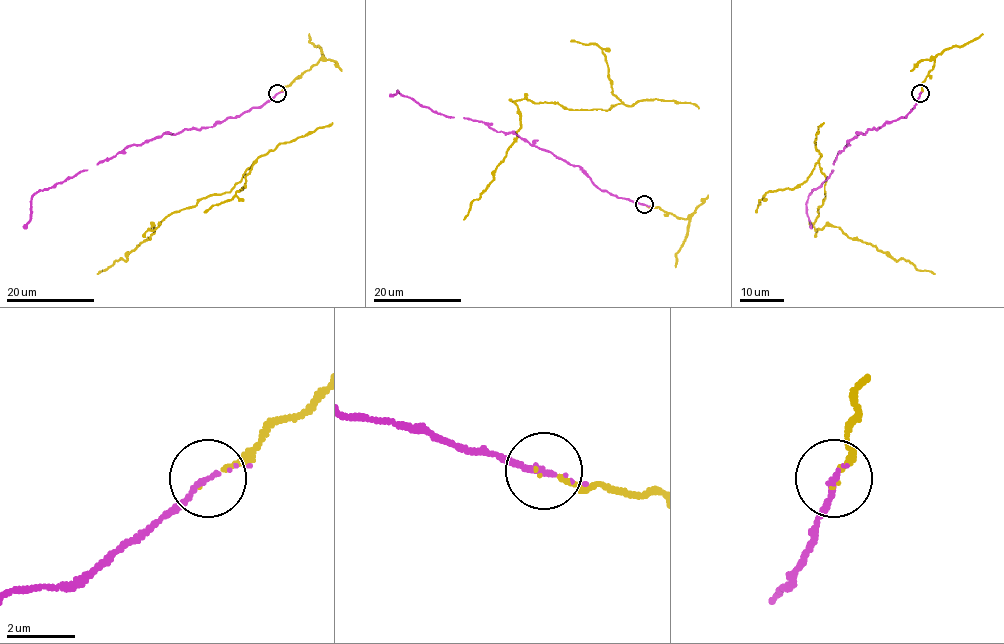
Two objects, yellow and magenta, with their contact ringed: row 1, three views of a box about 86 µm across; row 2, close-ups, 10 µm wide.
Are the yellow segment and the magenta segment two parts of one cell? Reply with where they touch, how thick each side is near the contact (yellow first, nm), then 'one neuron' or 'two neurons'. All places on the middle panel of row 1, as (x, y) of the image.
(644, 204) | 110/190 nm | one neuron

